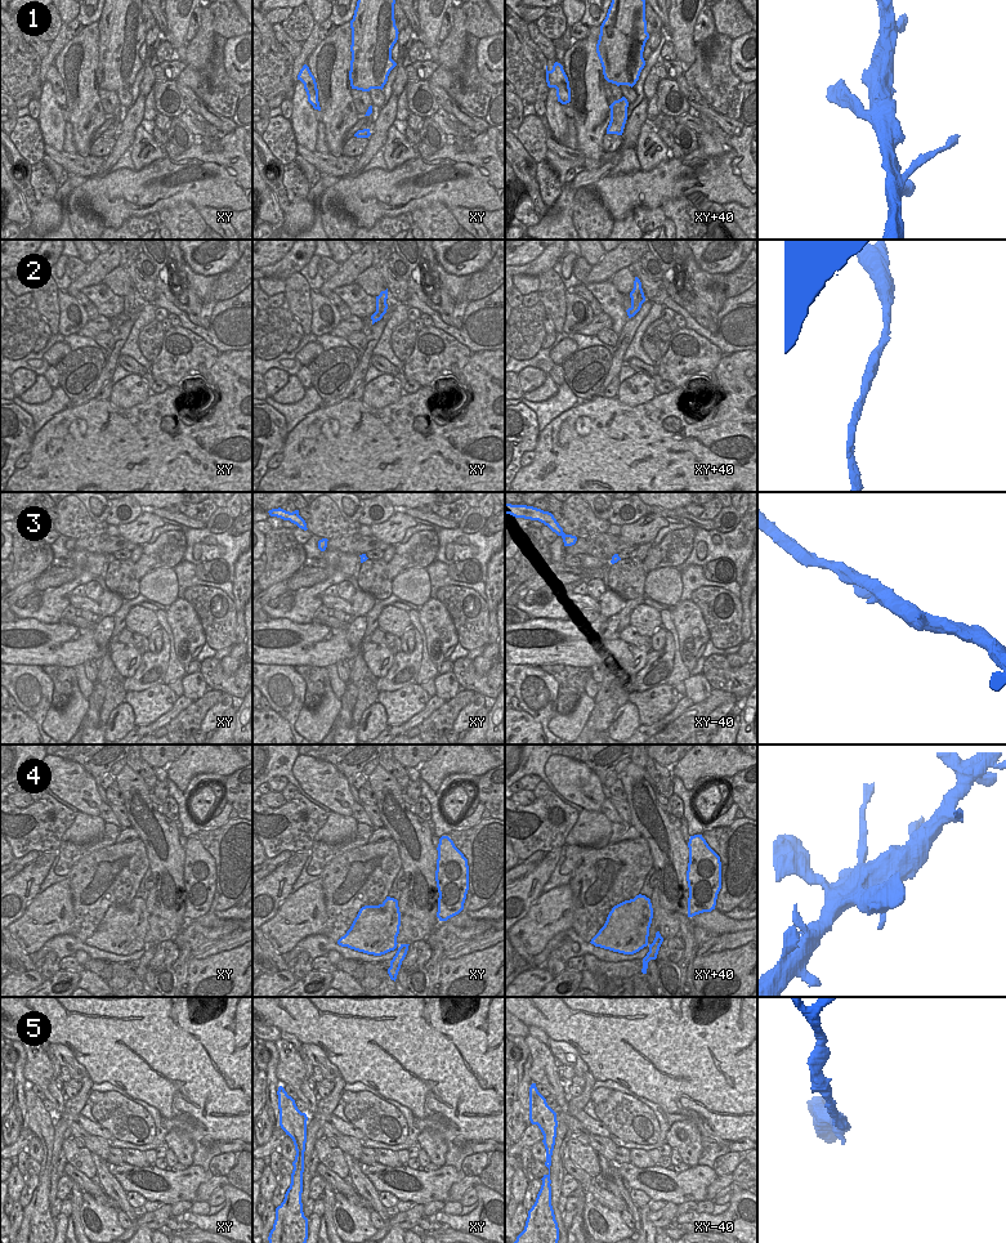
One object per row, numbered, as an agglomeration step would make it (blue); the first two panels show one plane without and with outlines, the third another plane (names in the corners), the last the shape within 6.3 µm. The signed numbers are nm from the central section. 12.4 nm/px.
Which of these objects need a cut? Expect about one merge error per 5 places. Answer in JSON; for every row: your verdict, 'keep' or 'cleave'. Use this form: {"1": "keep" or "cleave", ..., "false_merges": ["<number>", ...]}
{"1": "keep", "2": "keep", "3": "keep", "4": "keep", "5": "keep", "false_merges": []}

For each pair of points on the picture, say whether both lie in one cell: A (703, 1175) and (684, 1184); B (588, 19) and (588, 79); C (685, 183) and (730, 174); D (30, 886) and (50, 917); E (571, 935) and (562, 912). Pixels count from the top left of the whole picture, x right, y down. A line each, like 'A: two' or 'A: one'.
A: one
B: two
C: one
D: two
E: two

